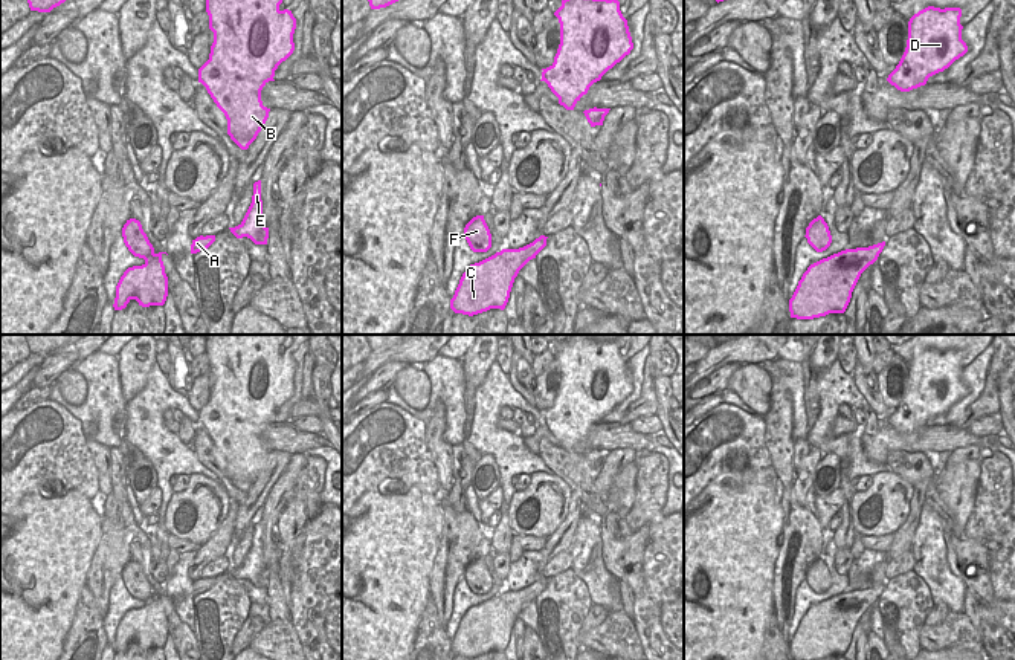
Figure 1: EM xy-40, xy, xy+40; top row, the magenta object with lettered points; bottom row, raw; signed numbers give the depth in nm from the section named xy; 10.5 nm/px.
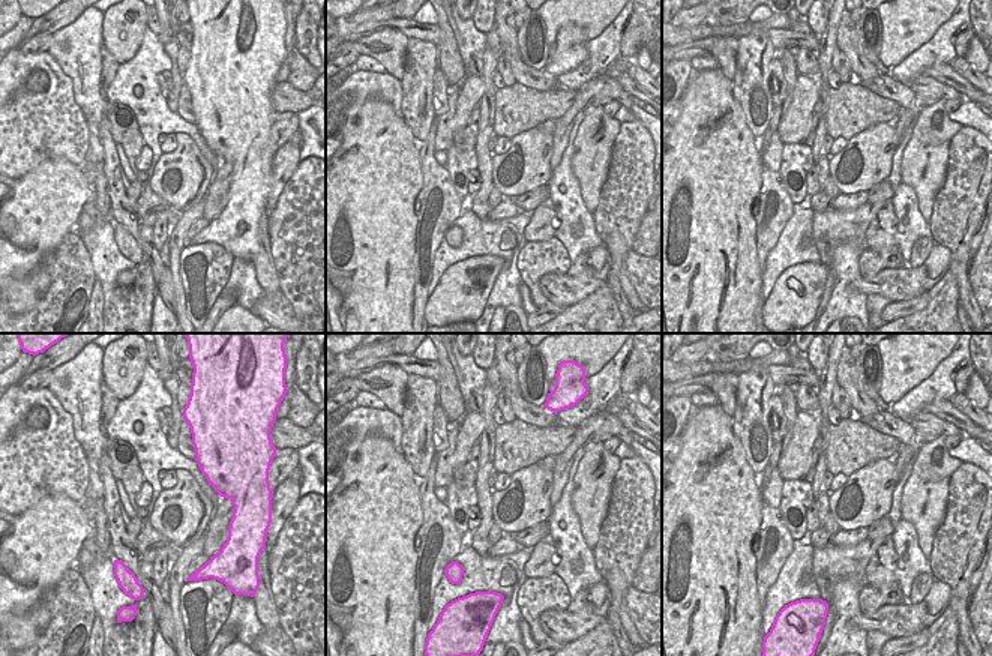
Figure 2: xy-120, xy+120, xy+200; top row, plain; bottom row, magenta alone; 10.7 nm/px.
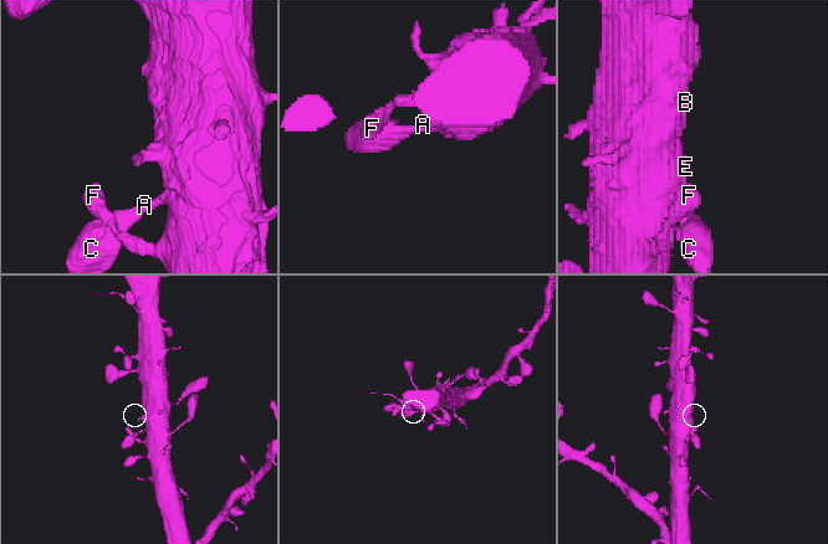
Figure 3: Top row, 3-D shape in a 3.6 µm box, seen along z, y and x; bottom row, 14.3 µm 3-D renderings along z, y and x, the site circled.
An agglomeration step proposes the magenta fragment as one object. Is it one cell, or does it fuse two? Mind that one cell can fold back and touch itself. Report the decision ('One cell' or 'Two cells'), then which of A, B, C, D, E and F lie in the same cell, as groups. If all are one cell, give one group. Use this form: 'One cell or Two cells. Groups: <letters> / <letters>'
One cell. Groups: A B C D E F.

